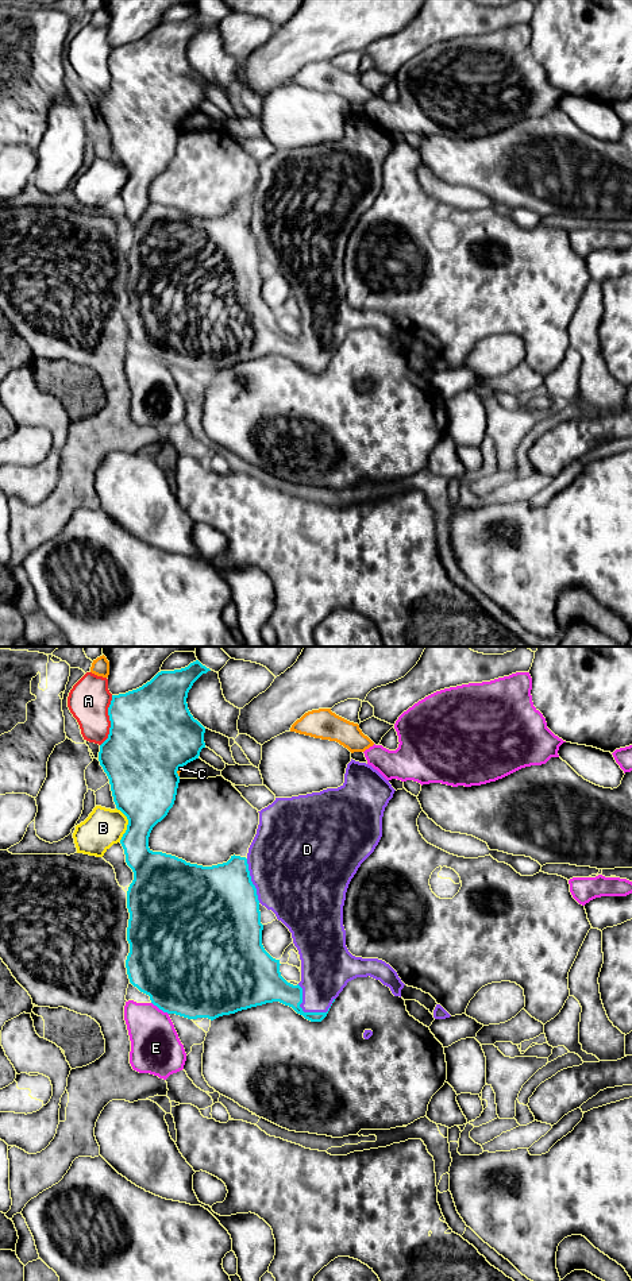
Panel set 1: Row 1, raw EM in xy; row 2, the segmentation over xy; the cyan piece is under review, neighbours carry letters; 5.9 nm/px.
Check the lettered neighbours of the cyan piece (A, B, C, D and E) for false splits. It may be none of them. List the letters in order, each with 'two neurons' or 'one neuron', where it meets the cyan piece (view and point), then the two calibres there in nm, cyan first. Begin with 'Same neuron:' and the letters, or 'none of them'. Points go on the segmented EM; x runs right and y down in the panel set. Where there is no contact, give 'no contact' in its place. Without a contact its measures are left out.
Same neuron: D
A: two neurons; contact xy (110, 720); calibres 480 and 240 nm
B: two neurons; contact xy (127, 825); calibres 380 and 220 nm
C: two neurons; contact xy (177, 770); calibres 500 and 20 nm
D: one neuron; contact xy (301, 1010); calibres 200 and 280 nm
E: two neurons; contact xy (160, 1009); calibres 480 and 300 nm

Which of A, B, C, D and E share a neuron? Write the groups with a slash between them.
A / B / C / D / E

